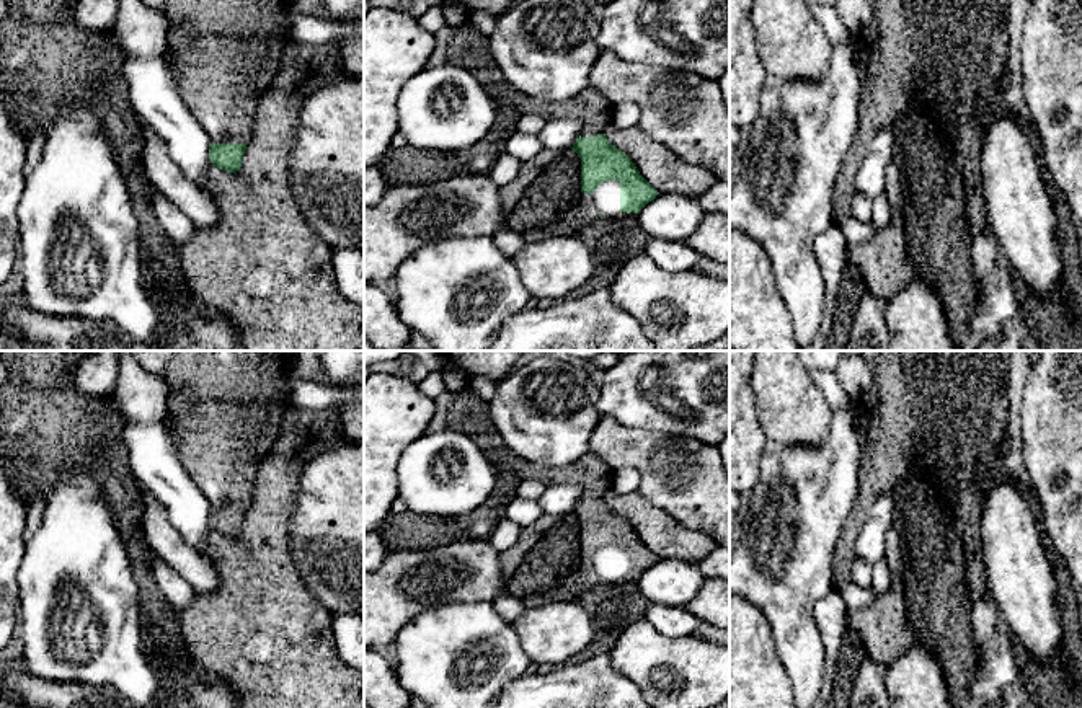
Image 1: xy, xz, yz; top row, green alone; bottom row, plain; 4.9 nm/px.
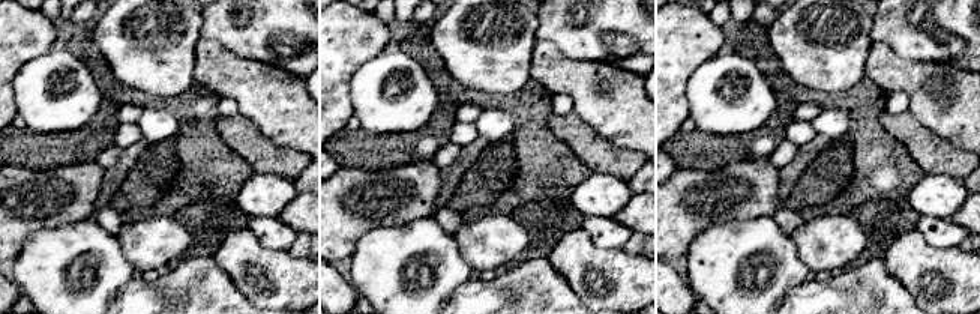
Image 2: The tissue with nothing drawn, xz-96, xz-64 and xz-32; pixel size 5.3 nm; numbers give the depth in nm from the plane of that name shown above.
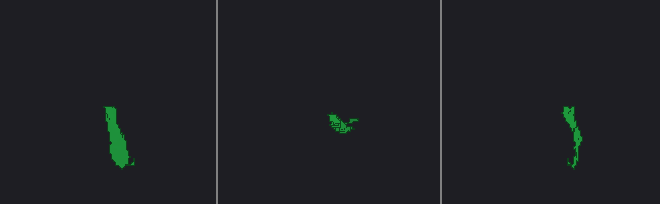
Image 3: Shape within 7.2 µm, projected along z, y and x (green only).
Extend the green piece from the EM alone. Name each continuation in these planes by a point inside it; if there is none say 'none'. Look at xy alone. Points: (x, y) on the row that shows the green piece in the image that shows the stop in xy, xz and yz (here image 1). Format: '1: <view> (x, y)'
1: xy (226, 53)

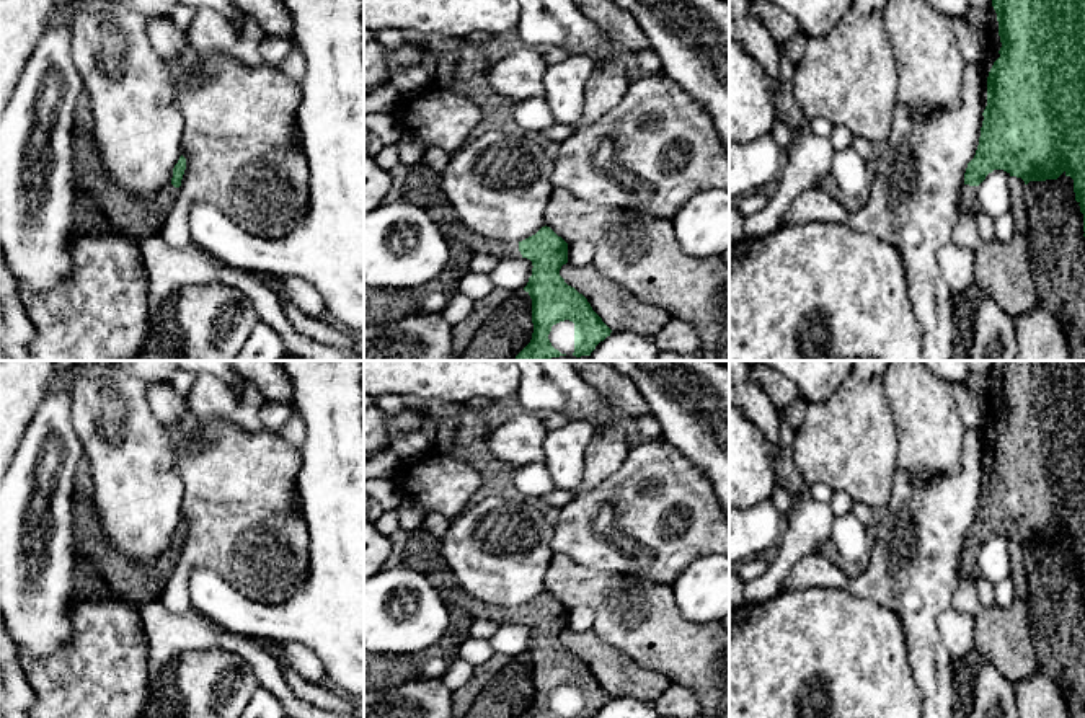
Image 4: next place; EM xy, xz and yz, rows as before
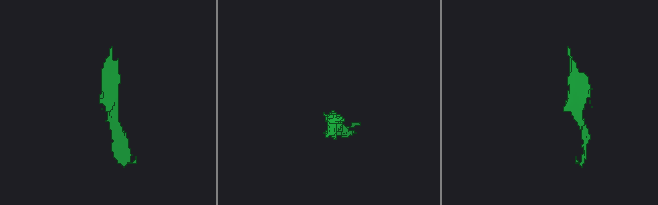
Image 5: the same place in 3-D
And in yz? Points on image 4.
1: yz (968, 199)

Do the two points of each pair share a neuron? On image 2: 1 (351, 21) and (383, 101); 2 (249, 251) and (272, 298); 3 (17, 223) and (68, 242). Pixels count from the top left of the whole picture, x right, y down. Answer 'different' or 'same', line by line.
1: different
2: same
3: different

